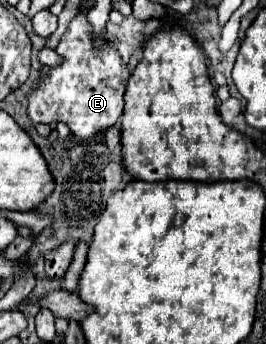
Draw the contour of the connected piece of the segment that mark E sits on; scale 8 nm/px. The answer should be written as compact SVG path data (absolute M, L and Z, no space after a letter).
M76 16L56 52L64 58L62 66L50 68L50 72L40 80L38 88L28 96L28 116L34 124L40 122L66 122L72 130L72 136L80 142L94 138L98 132L104 132L108 126L114 126L124 108L124 90L130 72L122 64L122 58L108 44L102 50L94 50L90 38L90 24L86 16Z

